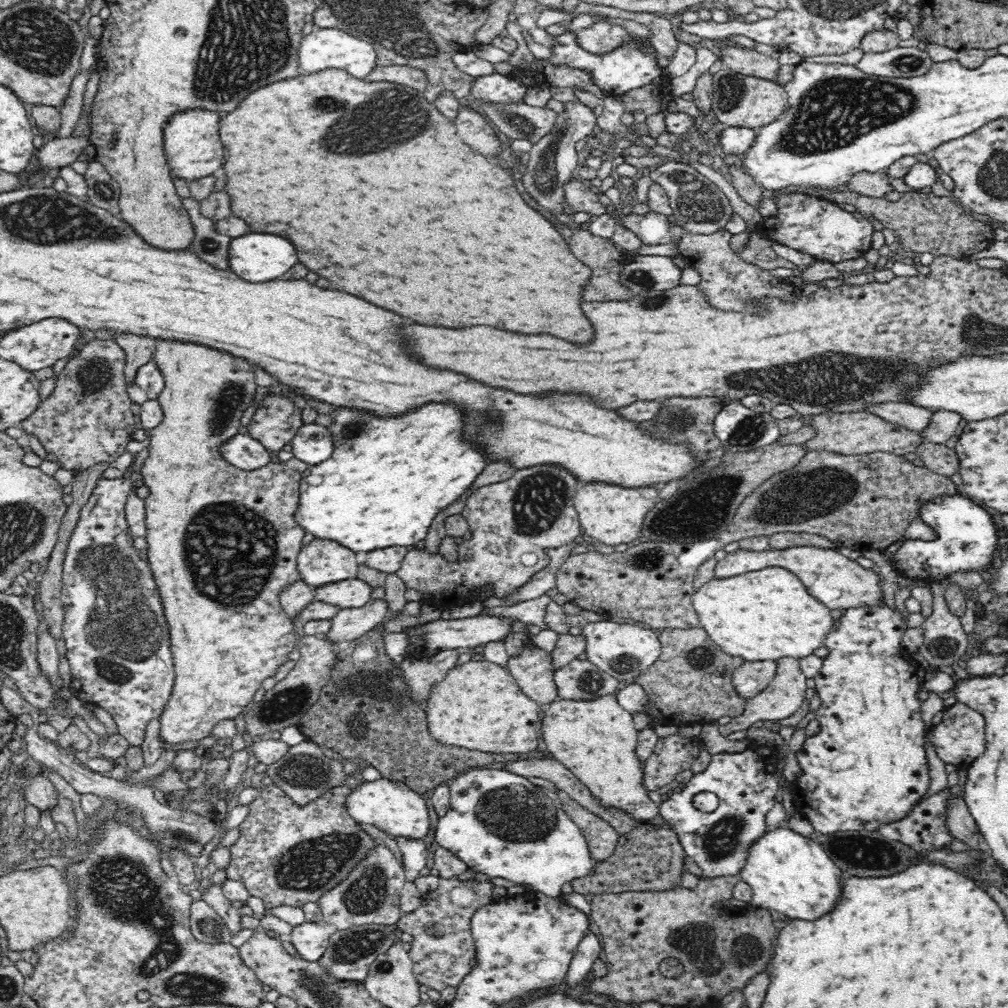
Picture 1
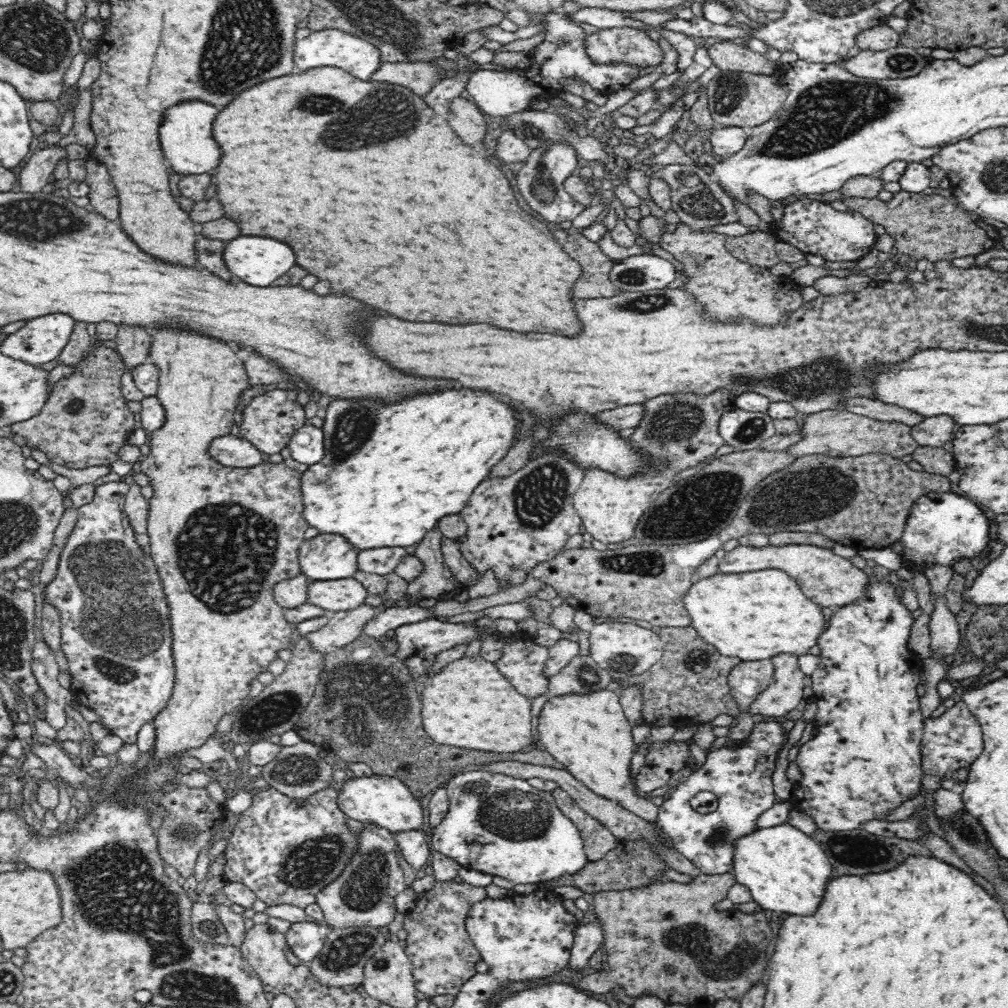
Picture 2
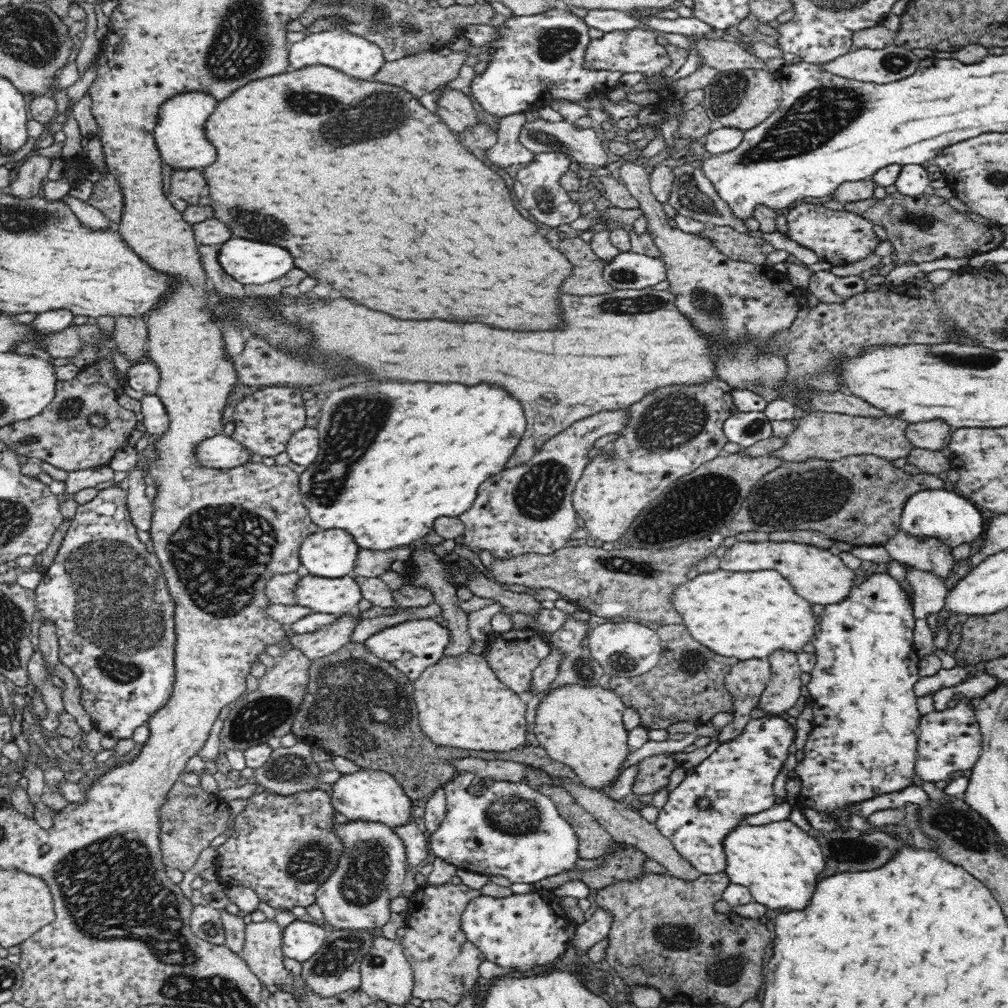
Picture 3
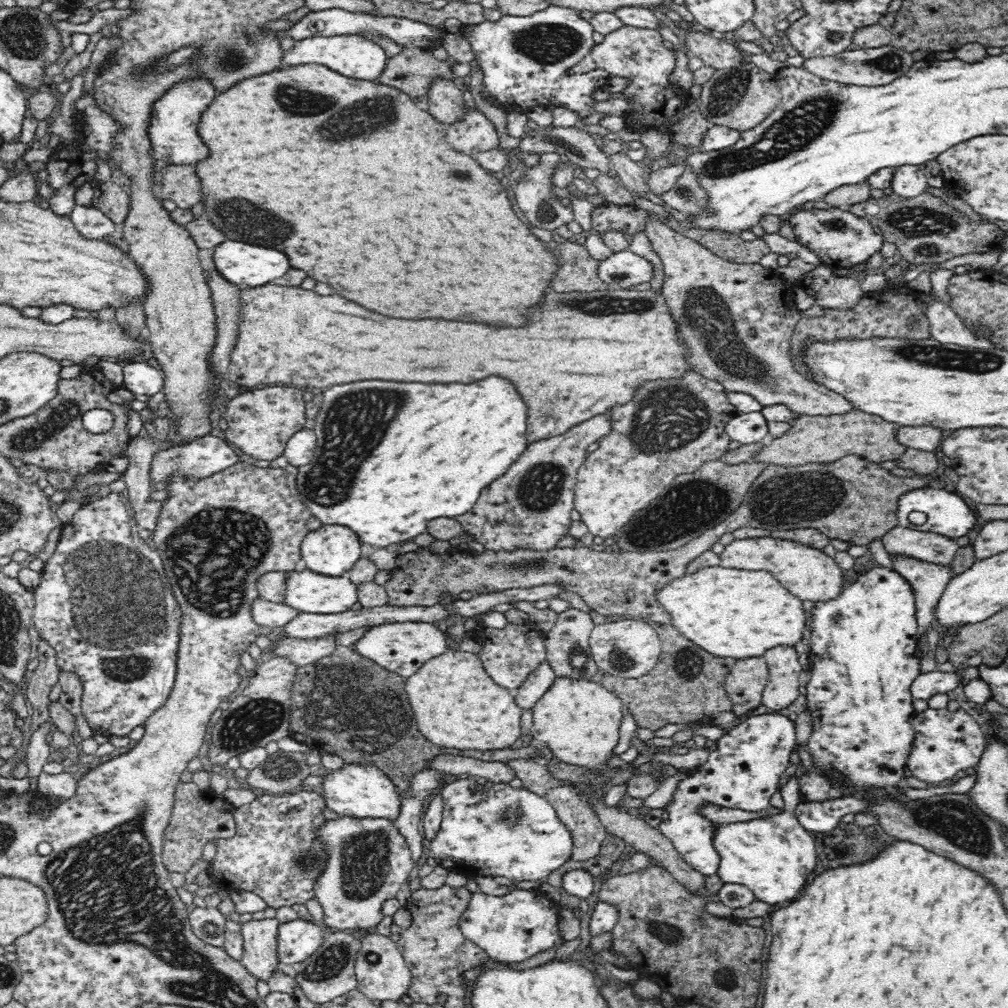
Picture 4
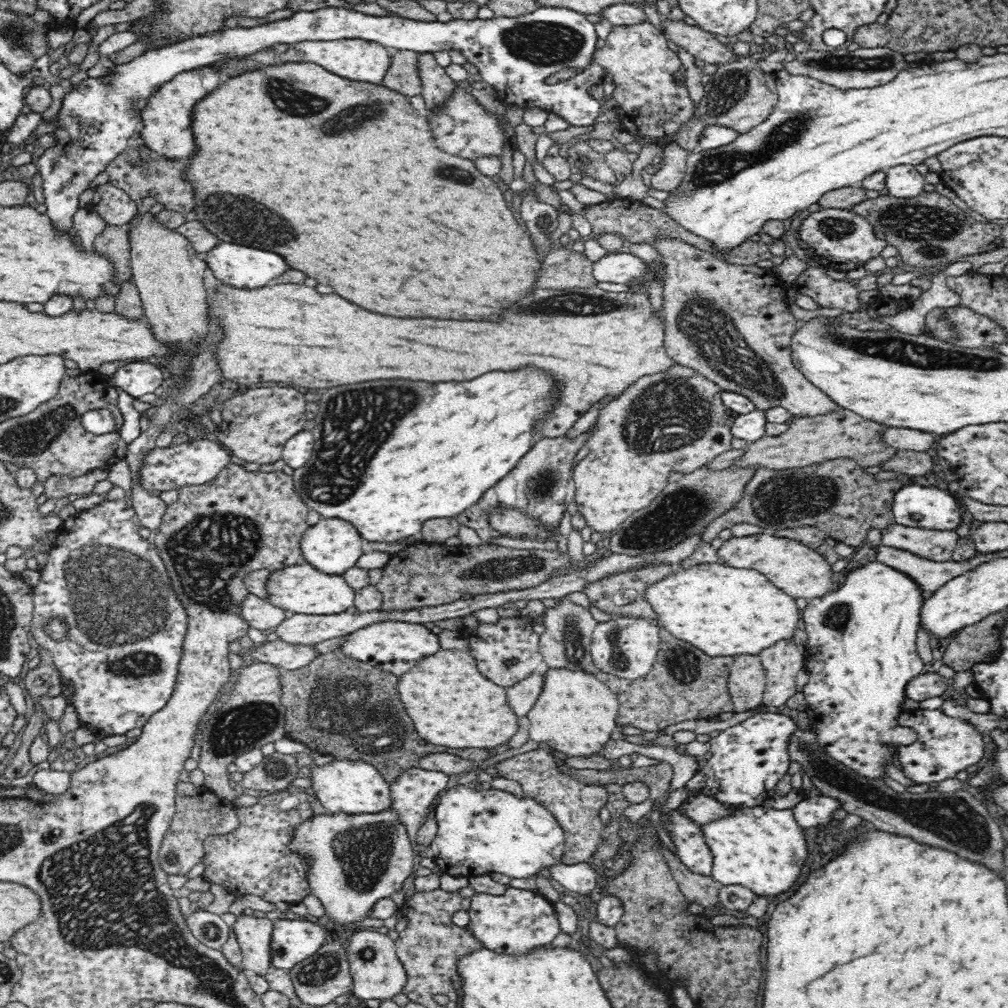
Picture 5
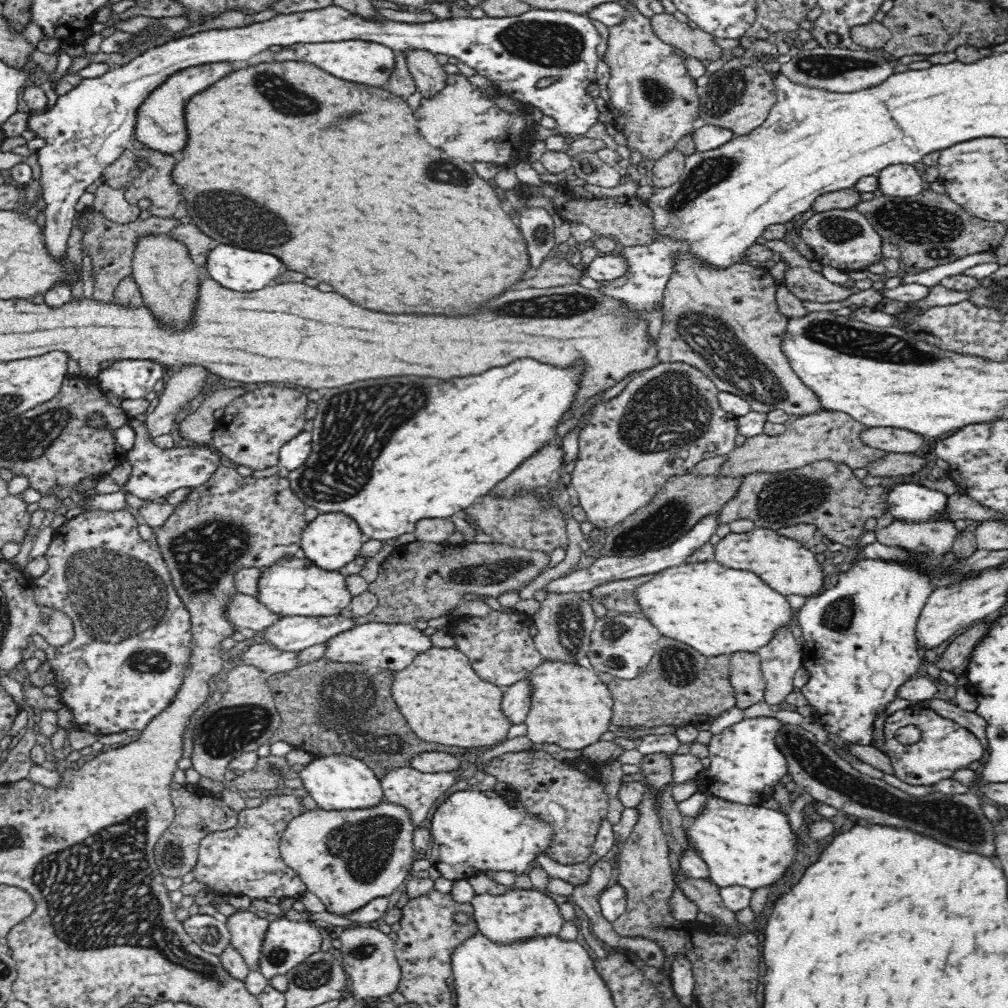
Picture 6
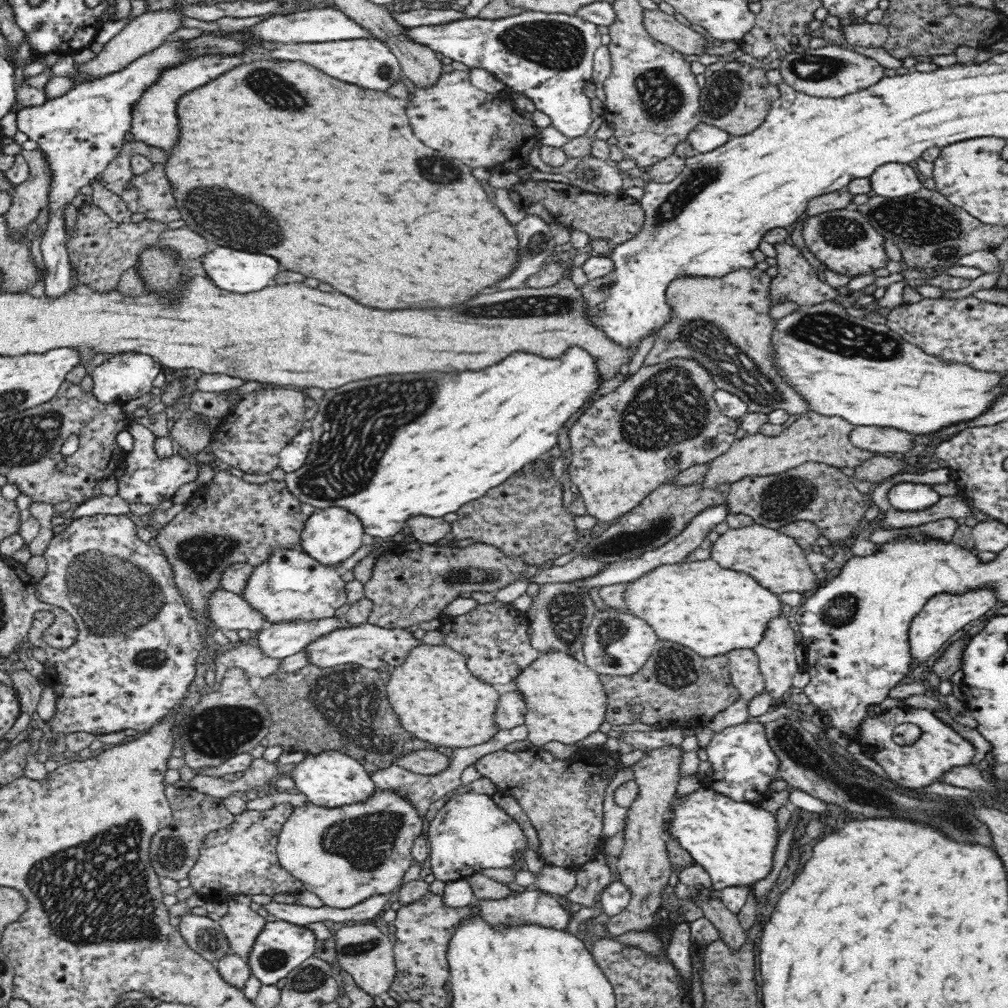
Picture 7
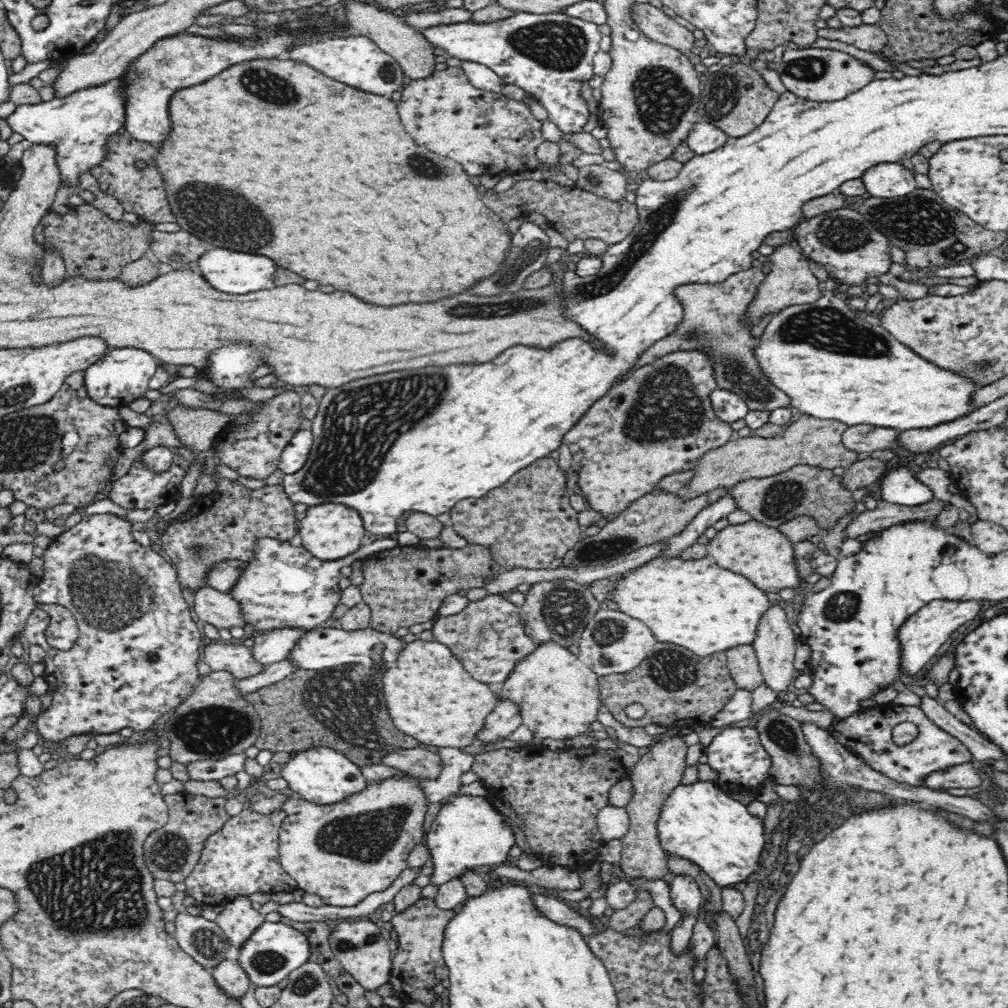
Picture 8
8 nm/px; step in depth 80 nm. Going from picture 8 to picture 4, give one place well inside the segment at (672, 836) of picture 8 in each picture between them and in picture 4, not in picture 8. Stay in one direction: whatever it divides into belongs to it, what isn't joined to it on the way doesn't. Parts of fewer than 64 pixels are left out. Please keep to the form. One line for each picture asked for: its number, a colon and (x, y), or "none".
4: (772, 856)
5: (763, 849)
6: (742, 845)
7: (734, 842)

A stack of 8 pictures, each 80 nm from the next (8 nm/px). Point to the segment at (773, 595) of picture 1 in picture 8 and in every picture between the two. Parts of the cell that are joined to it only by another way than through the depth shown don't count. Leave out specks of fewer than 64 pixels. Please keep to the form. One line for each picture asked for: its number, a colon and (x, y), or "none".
2: (754, 616)
3: (746, 616)
4: (730, 612)
5: (725, 611)
6: (719, 611)
7: (699, 604)
8: (695, 603)

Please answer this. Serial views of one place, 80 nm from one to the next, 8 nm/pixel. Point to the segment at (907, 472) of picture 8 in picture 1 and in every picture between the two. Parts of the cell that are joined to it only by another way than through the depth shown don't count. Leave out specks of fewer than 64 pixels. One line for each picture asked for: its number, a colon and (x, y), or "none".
1: (967, 535)
2: (941, 525)
3: (949, 517)
4: (947, 514)
5: (937, 509)
6: (908, 501)
7: (905, 496)

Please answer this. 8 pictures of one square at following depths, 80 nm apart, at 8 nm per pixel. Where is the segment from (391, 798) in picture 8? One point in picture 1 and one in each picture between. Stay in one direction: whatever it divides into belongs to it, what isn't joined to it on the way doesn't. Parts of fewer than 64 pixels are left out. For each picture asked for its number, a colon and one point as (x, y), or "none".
1: (369, 895)
2: (363, 894)
3: (370, 872)
4: (368, 861)
5: (353, 860)
6: (346, 857)
7: (344, 855)

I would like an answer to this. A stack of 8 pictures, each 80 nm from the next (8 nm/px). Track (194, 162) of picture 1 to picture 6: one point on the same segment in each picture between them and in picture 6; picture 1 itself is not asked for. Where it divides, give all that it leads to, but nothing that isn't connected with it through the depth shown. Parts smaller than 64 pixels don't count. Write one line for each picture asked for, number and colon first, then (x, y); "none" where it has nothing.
2: (188, 148)
3: (179, 132)
4: (174, 116)
5: (165, 119)
6: (160, 126)

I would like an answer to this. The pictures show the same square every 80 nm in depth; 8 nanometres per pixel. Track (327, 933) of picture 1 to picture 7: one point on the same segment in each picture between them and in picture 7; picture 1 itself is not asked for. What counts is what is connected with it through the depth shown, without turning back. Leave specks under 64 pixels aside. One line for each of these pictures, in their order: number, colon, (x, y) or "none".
2: (305, 939)
3: (300, 940)
4: (297, 940)
5: (292, 941)
6: (286, 943)
7: (281, 946)

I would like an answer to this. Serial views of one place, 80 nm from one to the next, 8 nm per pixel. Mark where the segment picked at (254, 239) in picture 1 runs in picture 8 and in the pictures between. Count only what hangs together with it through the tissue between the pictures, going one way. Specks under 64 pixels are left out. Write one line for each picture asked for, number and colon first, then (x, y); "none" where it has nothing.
2: (258, 261)
3: (249, 262)
4: (244, 265)
5: (240, 267)
6: (241, 270)
7: (229, 269)
8: (230, 272)

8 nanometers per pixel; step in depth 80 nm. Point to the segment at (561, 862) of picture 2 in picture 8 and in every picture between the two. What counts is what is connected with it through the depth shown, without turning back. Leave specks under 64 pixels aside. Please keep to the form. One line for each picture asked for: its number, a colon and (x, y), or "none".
3: (502, 828)
4: (496, 830)
5: (480, 830)
6: (473, 831)
7: (470, 832)
8: (467, 831)

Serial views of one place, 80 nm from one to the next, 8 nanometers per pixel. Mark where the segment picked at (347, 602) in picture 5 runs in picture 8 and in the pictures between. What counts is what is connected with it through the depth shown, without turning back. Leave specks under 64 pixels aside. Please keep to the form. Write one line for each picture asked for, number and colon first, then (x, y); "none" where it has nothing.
6: (294, 586)
7: (289, 585)
8: (284, 586)

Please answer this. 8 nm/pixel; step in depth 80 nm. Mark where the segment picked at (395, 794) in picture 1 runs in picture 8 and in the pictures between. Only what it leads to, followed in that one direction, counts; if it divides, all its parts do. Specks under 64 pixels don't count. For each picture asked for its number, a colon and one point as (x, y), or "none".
2: (379, 799)
3: (366, 794)
4: (361, 791)
5: (347, 786)
6: (336, 781)
7: (330, 779)
8: (321, 775)

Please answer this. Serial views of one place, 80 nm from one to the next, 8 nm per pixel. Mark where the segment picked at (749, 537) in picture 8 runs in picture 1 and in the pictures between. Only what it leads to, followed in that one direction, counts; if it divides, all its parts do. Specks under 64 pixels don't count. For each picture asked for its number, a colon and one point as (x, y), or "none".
1: (834, 580)
2: (828, 579)
3: (818, 576)
4: (808, 573)
5: (801, 572)
6: (785, 565)
7: (776, 561)

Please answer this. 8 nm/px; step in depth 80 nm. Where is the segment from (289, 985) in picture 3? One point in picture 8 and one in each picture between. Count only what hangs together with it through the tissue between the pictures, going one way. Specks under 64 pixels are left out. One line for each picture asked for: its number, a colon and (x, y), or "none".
4: (260, 958)
5: (253, 934)
6: (247, 930)
7: (241, 925)
8: (238, 919)

